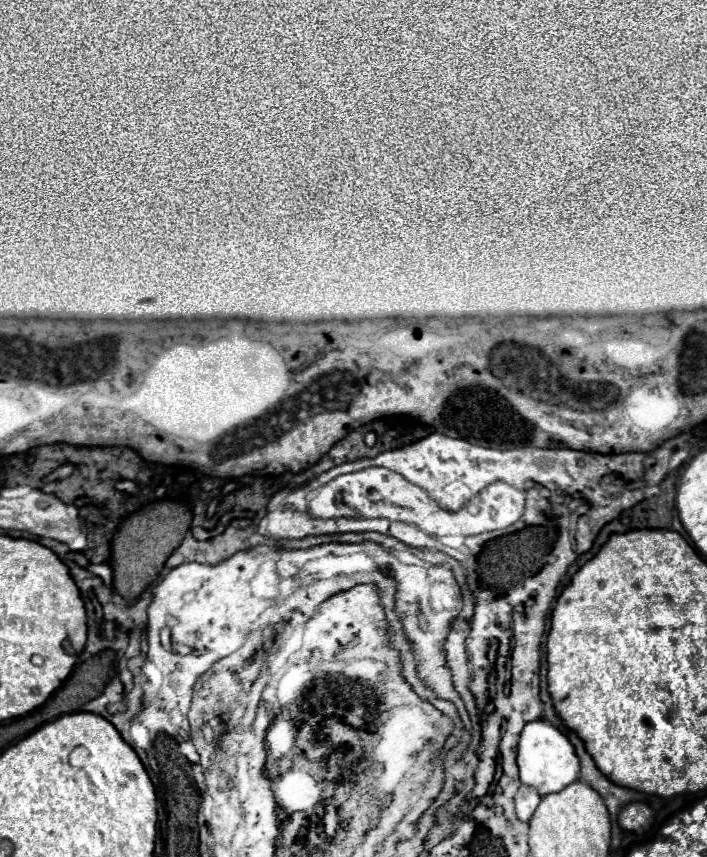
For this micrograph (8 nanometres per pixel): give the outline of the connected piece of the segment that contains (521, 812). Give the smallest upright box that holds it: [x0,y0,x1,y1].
[515,786,541,822]

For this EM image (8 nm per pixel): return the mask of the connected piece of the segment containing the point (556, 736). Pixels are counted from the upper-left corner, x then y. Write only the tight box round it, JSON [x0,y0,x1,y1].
[517,720,579,796]

